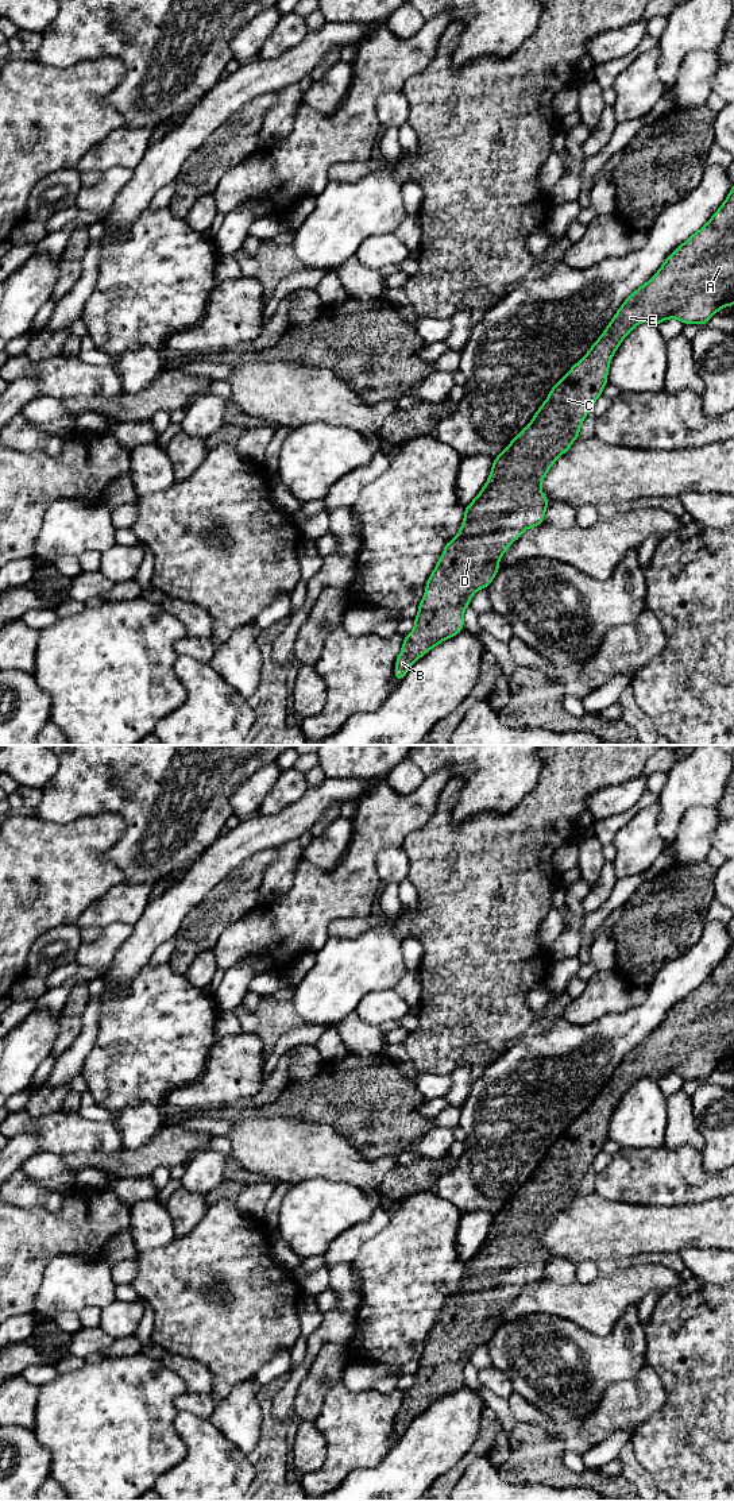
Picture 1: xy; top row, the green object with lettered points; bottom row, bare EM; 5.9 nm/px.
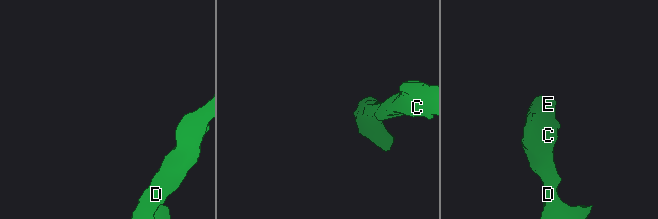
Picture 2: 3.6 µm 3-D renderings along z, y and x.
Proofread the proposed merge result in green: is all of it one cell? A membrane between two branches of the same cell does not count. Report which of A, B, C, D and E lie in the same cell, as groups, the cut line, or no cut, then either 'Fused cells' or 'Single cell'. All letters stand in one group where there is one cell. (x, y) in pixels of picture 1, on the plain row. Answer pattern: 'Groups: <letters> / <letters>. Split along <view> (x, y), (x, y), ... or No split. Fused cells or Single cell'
Groups: A B C D E. No split. Single cell

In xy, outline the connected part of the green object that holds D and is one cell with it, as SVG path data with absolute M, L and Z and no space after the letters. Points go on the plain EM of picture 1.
M734 941L711 975L673 1006L657 1029L623 1057L588 1108L550 1145L532 1177L494 1213L486 1240L465 1262L459 1290L447 1299L426 1336L414 1385L403 1392L395 1416L398 1439L414 1417L464 1385L463 1370L472 1351L490 1342L505 1307L525 1285L544 1278L550 1257L542 1250L541 1239L556 1215L569 1207L579 1193L586 1172L609 1139L609 1123L623 1095L645 1077L658 1083L664 1076L677 1074L683 1080L706 1081L725 1062L734 1062Z

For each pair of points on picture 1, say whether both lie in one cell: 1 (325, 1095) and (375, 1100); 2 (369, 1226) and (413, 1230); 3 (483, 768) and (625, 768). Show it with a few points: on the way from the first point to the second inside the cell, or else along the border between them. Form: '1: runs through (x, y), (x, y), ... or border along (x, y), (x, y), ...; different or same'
1: runs through (337, 1096), (351, 1096), (363, 1100); same
2: border along (391, 1212), (390, 1222), (360, 1247); different
3: border along (541, 759), (541, 772), (537, 784), (524, 795); different

